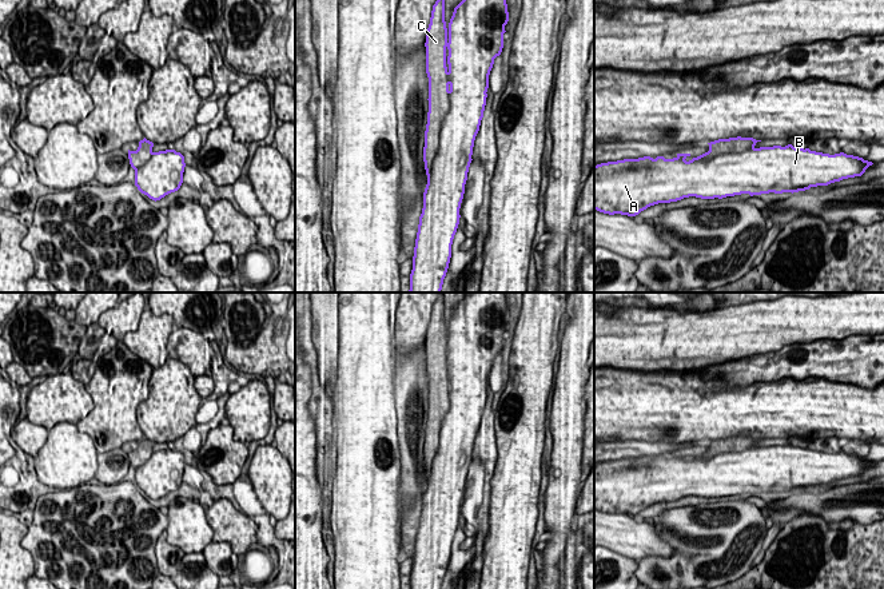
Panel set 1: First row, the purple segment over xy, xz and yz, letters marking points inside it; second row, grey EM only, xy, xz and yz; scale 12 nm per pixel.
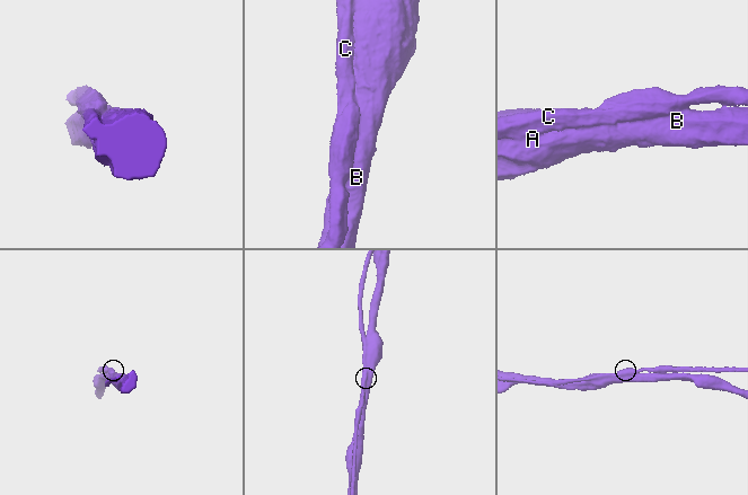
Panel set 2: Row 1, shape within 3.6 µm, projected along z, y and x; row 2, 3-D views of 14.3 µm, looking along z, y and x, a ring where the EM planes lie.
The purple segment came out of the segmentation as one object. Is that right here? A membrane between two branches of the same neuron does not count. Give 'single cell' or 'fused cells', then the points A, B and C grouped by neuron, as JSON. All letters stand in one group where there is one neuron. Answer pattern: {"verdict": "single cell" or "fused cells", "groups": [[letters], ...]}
{"verdict": "fused cells", "groups": [["A", "B"], ["C"]]}

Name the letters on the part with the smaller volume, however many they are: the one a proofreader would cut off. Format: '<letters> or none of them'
C

